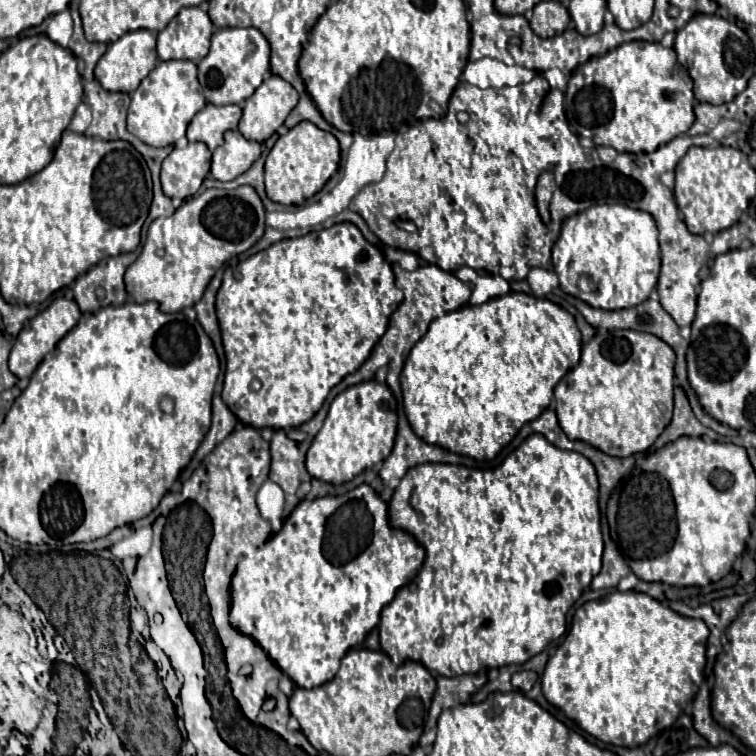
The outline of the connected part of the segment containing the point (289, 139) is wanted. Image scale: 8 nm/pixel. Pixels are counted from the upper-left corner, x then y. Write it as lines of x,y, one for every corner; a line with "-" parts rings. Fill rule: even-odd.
312,122
296,124
286,136
280,136
266,158
266,194
280,204
304,204
324,188
338,170
340,144
334,134
320,130

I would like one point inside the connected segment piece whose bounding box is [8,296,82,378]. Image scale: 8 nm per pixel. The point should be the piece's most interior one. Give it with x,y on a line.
32,345

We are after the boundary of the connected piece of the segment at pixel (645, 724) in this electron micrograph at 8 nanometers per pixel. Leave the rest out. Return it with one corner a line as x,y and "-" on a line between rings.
610,592
608,596
586,602
576,610
566,640
546,664
542,692
550,704
558,706
594,738
616,746
640,746
672,726
684,706
698,692
706,664
709,633
702,620
686,618
648,594

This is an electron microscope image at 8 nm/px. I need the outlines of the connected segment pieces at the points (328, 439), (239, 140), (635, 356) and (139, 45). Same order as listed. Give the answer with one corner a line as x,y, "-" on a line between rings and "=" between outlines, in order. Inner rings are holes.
366,380
340,392
328,410
322,430
316,434
308,450
308,472
314,478
324,478
324,482
342,484
352,480
364,468
372,468
382,462
392,452
396,438
396,404
398,402
388,384
380,384
378,380
=
230,130
224,134
224,144
214,150
212,170
210,174
216,180
228,182
244,174
262,154
260,142
246,140
238,130
=
602,330
584,348
576,368
572,368
554,390
560,428
570,440
584,440
604,454
626,458
648,450
672,420
674,350
654,334
636,330
=
134,30
134,32
126,32
122,38
118,38
116,42
112,42
108,46
108,50
100,58
94,74
106,90
132,92
148,76
148,72
156,66
156,62
158,62
156,32
152,32
152,30

